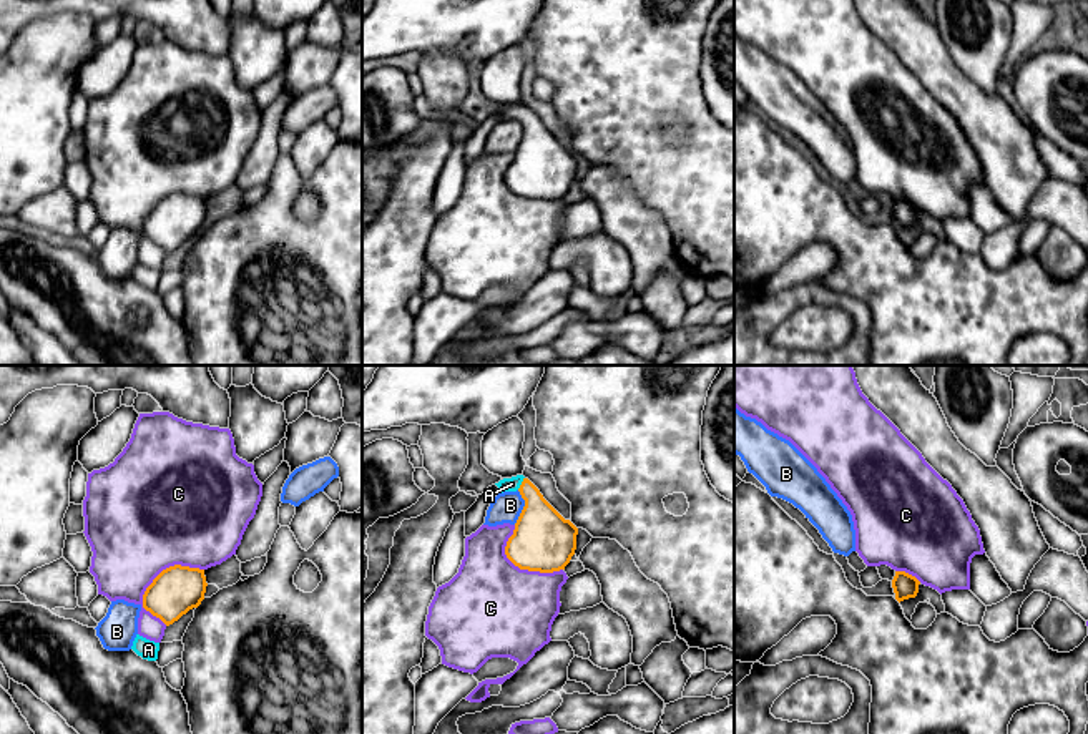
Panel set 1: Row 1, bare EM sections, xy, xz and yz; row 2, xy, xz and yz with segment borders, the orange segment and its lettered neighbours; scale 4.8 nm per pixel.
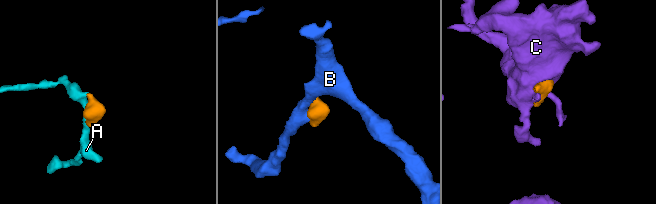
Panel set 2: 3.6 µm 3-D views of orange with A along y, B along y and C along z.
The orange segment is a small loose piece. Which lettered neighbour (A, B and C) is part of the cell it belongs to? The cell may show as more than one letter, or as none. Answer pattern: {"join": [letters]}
{"join": ["A"]}

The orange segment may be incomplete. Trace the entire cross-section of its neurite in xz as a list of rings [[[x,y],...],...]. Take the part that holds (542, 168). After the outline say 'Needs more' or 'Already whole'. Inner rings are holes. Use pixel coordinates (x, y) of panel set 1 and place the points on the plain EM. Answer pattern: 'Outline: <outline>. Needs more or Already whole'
Outline: [[[523,103],[495,111],[503,120],[520,120],[525,135],[505,174],[520,198],[553,201],[565,198],[576,178],[578,156],[565,148]]]. Needs more

